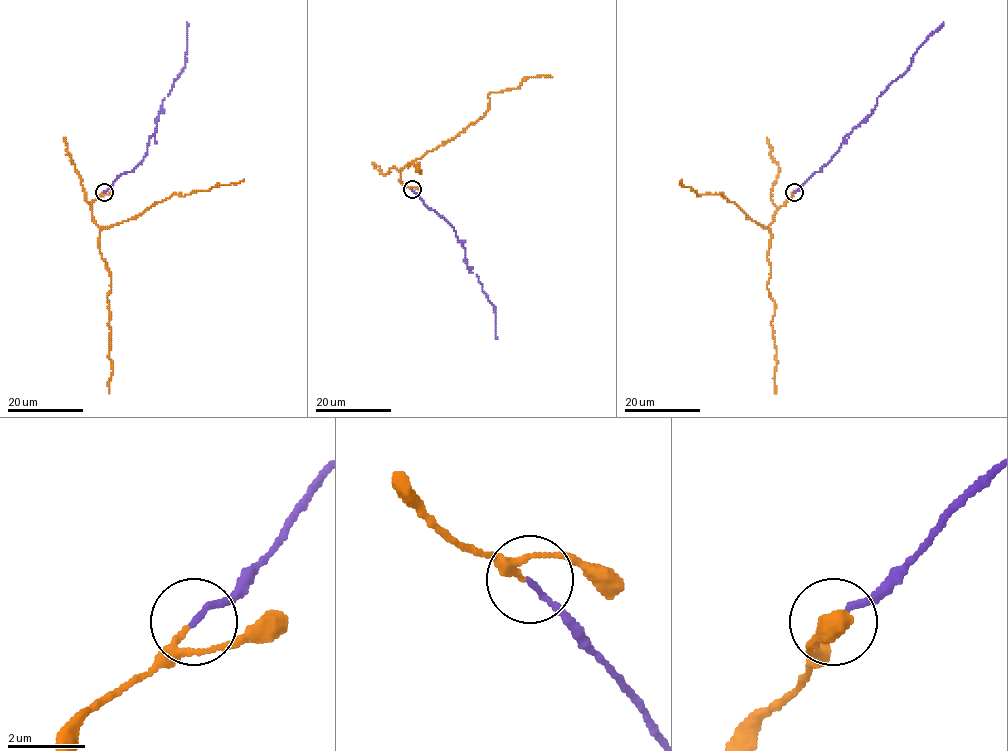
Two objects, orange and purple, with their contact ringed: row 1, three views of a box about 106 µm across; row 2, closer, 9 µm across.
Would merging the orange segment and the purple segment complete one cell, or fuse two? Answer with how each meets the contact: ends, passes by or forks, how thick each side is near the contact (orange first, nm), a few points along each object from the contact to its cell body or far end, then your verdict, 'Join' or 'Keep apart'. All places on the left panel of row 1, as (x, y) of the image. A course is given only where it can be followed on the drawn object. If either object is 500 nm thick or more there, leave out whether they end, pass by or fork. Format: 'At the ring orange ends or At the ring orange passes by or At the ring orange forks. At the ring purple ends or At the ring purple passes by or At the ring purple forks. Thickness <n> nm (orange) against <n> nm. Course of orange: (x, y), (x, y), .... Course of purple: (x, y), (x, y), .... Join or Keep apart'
At the ring orange passes by. At the ring purple ends. Thickness 180 nm (orange) against 140 nm. Course of orange: (104, 192), (93, 201), (91, 210), (92, 219), (106, 228), (135, 218), (174, 194), (191, 194), (244, 180). Course of purple: (104, 192), (120, 175), (132, 170), (145, 155), (163, 99), (168, 95), (185, 63), (187, 21). Join

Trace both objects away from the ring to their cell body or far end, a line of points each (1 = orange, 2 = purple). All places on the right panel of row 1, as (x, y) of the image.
1: (794, 192), (765, 228), (721, 194), (698, 196), (694, 190), (682, 185), (681, 180)
2: (794, 192), (819, 170), (844, 138), (871, 112), (879, 95), (911, 63), (917, 49), (944, 21)

